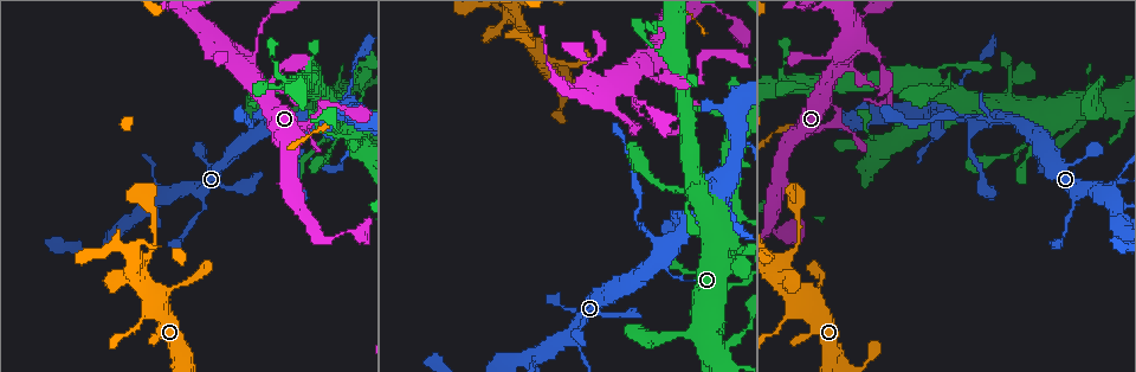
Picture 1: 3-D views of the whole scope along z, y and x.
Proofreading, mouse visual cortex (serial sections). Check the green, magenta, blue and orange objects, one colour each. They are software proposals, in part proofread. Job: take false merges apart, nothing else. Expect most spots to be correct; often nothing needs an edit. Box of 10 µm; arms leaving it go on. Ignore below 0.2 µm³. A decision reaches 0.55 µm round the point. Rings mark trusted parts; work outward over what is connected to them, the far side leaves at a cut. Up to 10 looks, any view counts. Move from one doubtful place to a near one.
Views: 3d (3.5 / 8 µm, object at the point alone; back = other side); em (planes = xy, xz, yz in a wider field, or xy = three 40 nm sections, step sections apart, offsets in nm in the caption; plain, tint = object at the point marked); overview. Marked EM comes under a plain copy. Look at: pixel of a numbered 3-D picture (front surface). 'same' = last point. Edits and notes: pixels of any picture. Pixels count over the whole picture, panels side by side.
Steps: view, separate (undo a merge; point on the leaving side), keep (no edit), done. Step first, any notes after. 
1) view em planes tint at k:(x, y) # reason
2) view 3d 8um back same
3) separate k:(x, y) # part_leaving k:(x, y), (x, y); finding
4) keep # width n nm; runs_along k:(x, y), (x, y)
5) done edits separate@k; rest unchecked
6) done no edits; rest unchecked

view 3d 8um at 1:(244, 68) # three arms meet

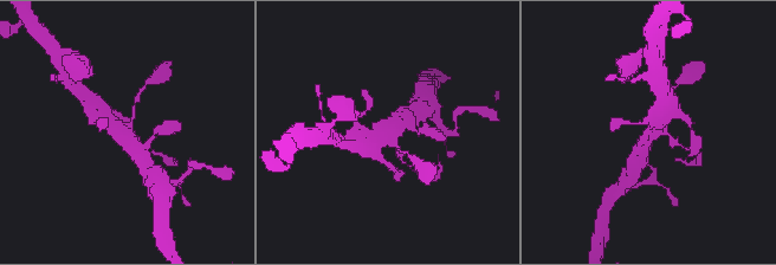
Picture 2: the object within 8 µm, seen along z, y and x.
view em xy step 2 tint same

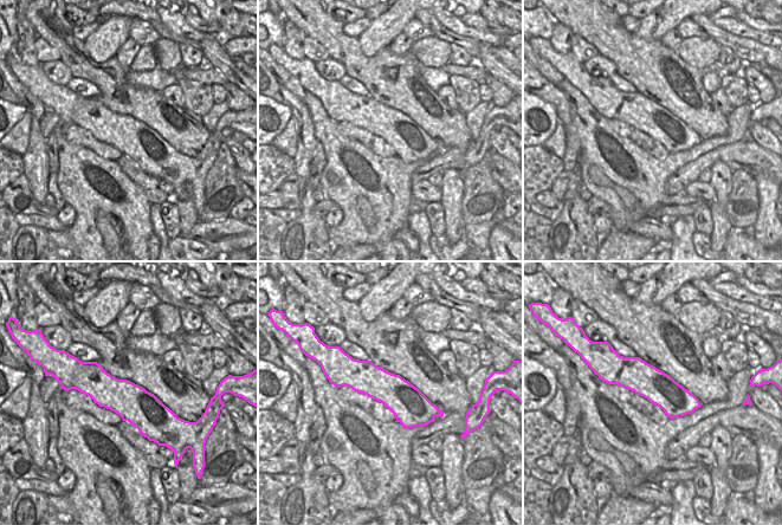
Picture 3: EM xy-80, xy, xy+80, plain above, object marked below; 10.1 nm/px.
keep # one cell here

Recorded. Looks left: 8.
view 3d 3.5um at 1:(696, 330) # thin arm on a thick one

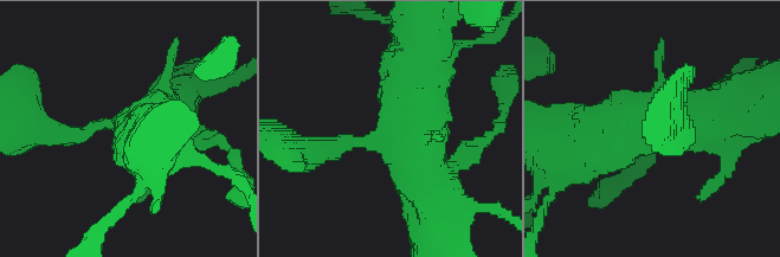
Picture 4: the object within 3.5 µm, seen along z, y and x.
view em xy step 1 tint at 4:(383, 135) # shape alone is not enough

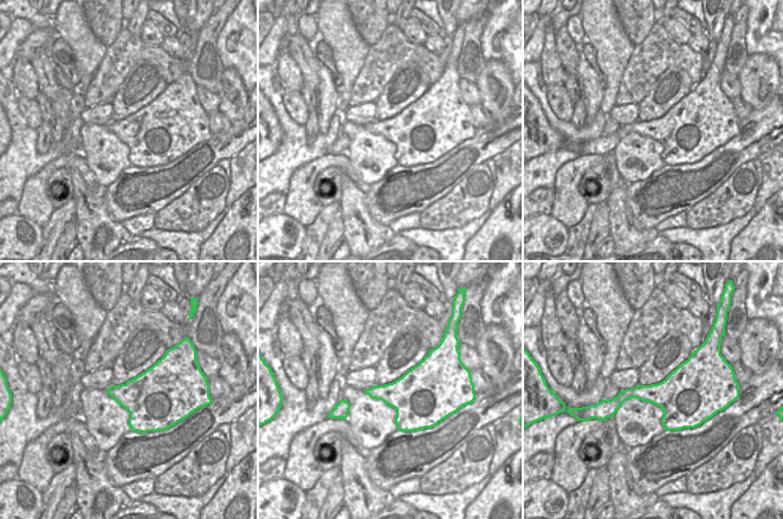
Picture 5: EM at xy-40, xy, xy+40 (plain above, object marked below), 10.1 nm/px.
keep # width 480 nm; runs_along 4:(612, 128), (655, 117), (752, 121); continuous, no second cell

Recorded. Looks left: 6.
view 3d 8um at 1:(1109, 184) # sudden change in width

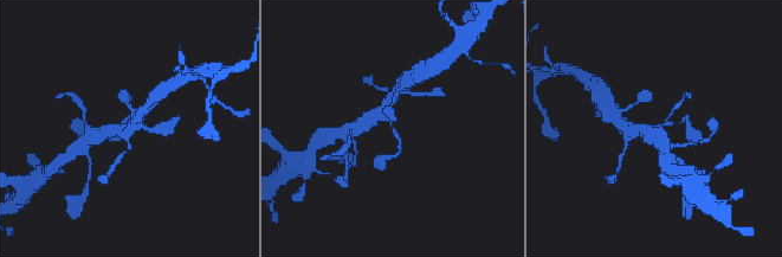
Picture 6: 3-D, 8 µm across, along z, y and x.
view 3d 3.5um same

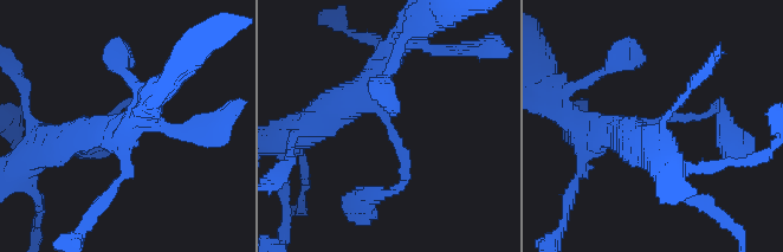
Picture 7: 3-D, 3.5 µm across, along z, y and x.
view em xy step 5 tint at 7:(655, 121) # now the EM

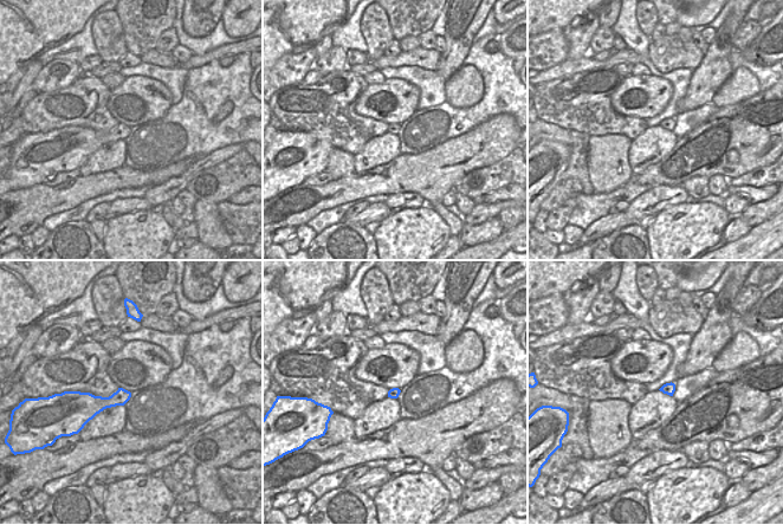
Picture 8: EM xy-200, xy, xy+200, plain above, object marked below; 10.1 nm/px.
keep # runs_along 7:(587, 131), (705, 114); continuous, no second cell

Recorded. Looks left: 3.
view 3d 3.5um at 1:(158, 302) # a fork

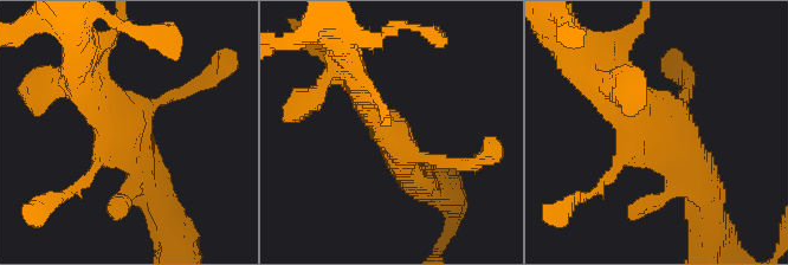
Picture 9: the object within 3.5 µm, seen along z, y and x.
view em xy step 3 tint at 9:(129, 131)

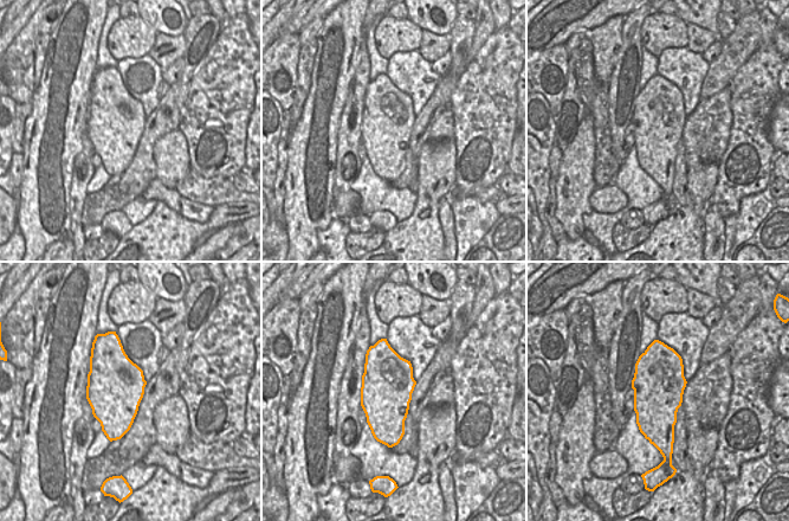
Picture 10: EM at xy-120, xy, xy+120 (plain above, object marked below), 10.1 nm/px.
view em planes tint same

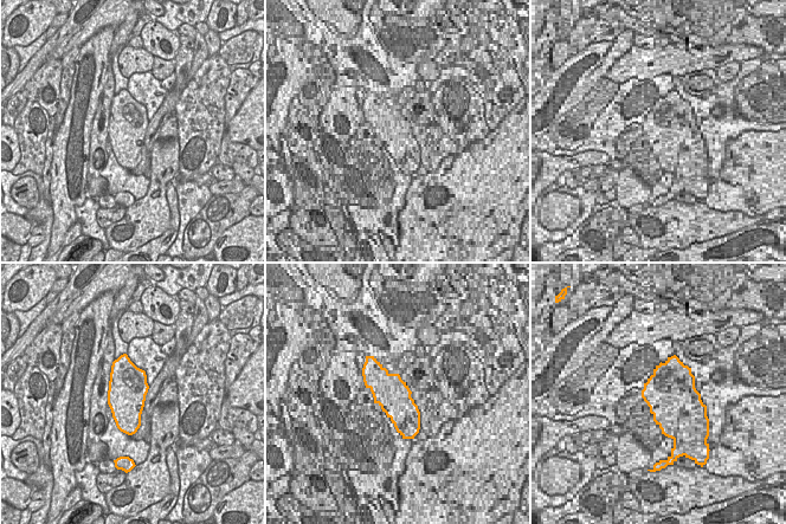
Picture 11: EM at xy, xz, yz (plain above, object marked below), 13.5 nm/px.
keep # runs_along 9:(704, 191), (622, 85), (604, 85); one cell here

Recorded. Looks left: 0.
done no edits; rest unchecked

